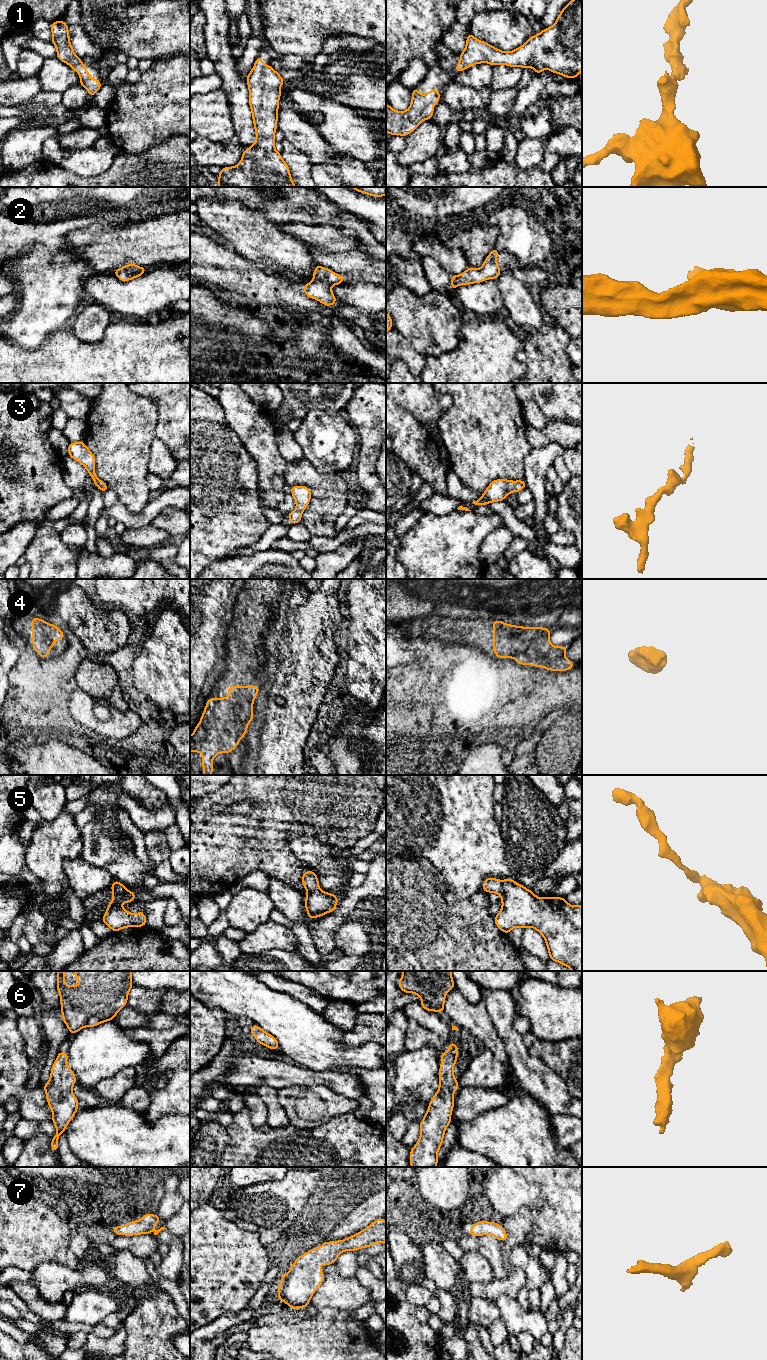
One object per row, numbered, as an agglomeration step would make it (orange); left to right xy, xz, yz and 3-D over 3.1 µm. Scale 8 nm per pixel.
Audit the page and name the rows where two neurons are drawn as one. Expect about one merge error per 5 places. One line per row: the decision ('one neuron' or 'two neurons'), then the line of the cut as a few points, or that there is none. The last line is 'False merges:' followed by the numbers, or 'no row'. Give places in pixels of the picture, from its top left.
1: one neuron | no cut
2: one neuron | no cut
3: one neuron | no cut
4: one neuron | no cut
5: one neuron | no cut
6: one neuron | no cut
7: one neuron | no cut
False merges: no row

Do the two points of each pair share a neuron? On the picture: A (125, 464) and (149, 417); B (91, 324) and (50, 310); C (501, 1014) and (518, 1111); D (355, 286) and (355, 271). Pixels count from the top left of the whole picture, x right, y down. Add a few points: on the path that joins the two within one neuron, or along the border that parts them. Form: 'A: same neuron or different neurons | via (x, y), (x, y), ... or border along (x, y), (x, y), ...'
A: same neuron | via (125, 452), (125, 441), (137, 429)
B: different neurons | border along (88, 301), (82, 306), (69, 325)
C: different neurons | border along (525, 1092), (533, 1096), (544, 1107)
D: different neurons | border along (345, 278), (364, 278), (375, 283)

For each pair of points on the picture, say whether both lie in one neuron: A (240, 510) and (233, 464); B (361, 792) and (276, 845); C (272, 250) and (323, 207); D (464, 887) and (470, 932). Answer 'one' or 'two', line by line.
A: one
B: one
C: two
D: two

